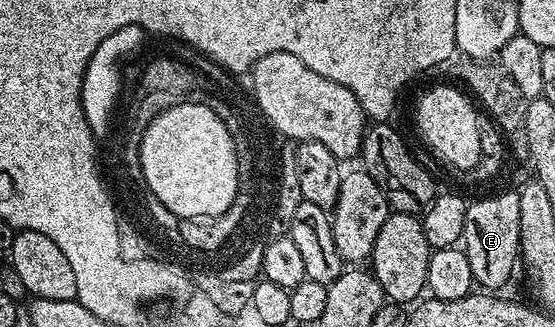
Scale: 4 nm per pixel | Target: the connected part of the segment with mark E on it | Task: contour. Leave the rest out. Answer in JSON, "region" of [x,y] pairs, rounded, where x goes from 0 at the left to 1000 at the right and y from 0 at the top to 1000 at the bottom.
{"region":[[[935,590],[886,593],[881,606],[845,615],[840,636],[840,685],[832,761],[840,795],[847,795],[852,865],[879,893],[901,893],[923,850],[937,786],[937,676],[933,648]]]}

